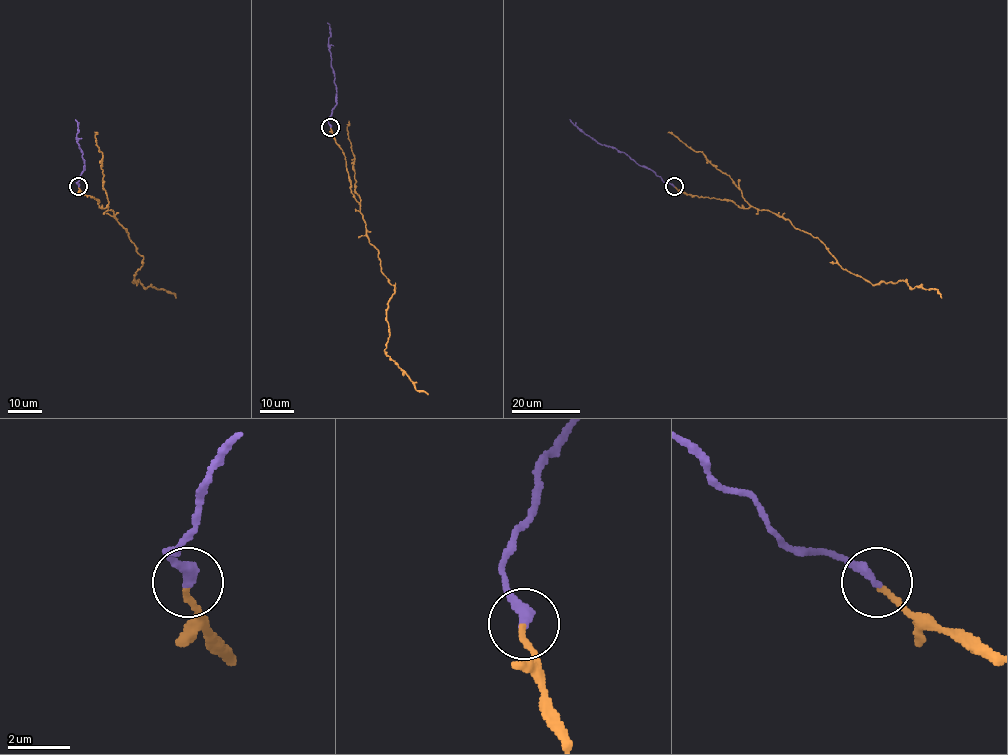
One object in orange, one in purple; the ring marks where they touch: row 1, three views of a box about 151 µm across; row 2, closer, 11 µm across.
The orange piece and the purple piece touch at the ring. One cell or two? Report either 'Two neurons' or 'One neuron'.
Two neurons

